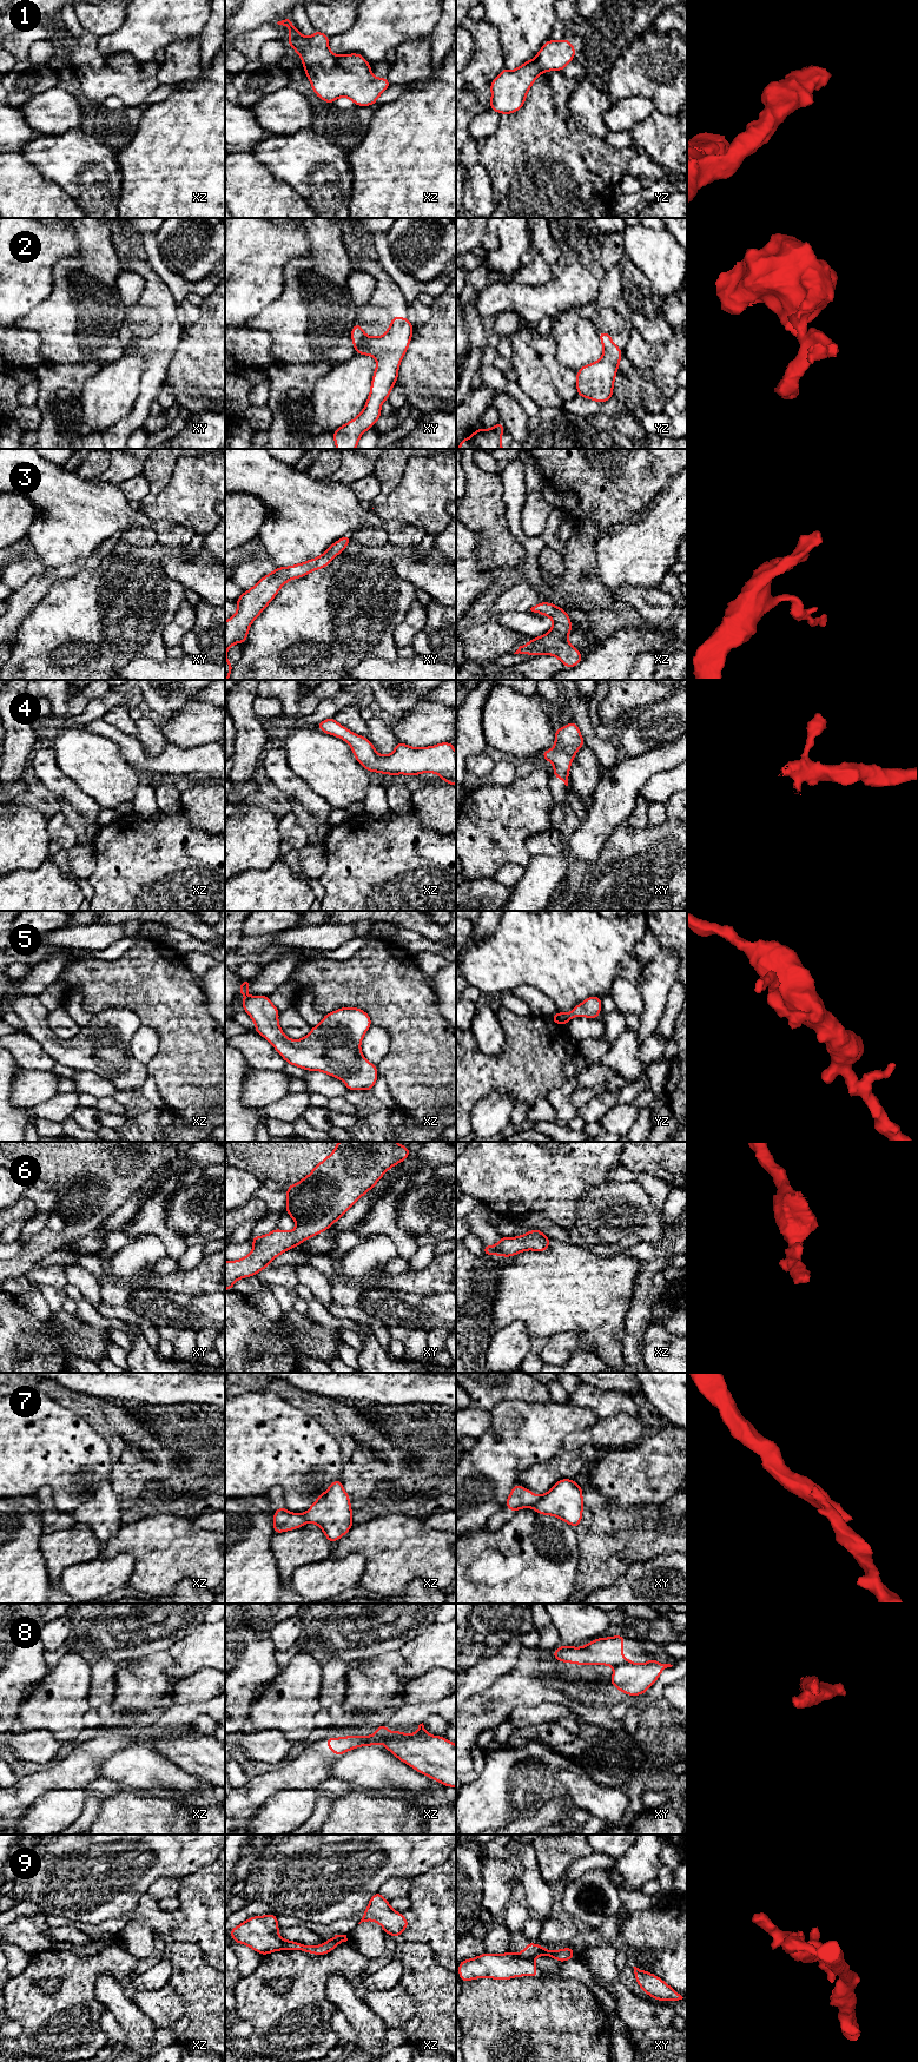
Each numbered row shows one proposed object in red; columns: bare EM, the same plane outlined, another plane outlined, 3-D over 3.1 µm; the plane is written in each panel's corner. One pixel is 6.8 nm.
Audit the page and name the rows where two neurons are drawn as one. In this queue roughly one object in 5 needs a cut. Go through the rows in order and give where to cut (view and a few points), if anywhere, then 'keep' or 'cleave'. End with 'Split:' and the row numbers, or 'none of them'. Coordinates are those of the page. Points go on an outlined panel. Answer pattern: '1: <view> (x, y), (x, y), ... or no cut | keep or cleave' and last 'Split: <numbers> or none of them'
1: no cut | keep
2: no cut | keep
3: no cut | keep
4: no cut | keep
5: no cut | keep
6: no cut | keep
7: xy (539, 1497), (533, 1506) | cleave
8: xy (633, 1663), (621, 1663), (615, 1667) | cleave
9: xy (519, 1954), (530, 1958) | cleave
Split: 7, 8, 9

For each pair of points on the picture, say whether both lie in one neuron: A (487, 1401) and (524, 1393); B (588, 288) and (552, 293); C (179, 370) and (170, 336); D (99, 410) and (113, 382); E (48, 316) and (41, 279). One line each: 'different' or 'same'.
A: same
B: same
C: different
D: same
E: different

